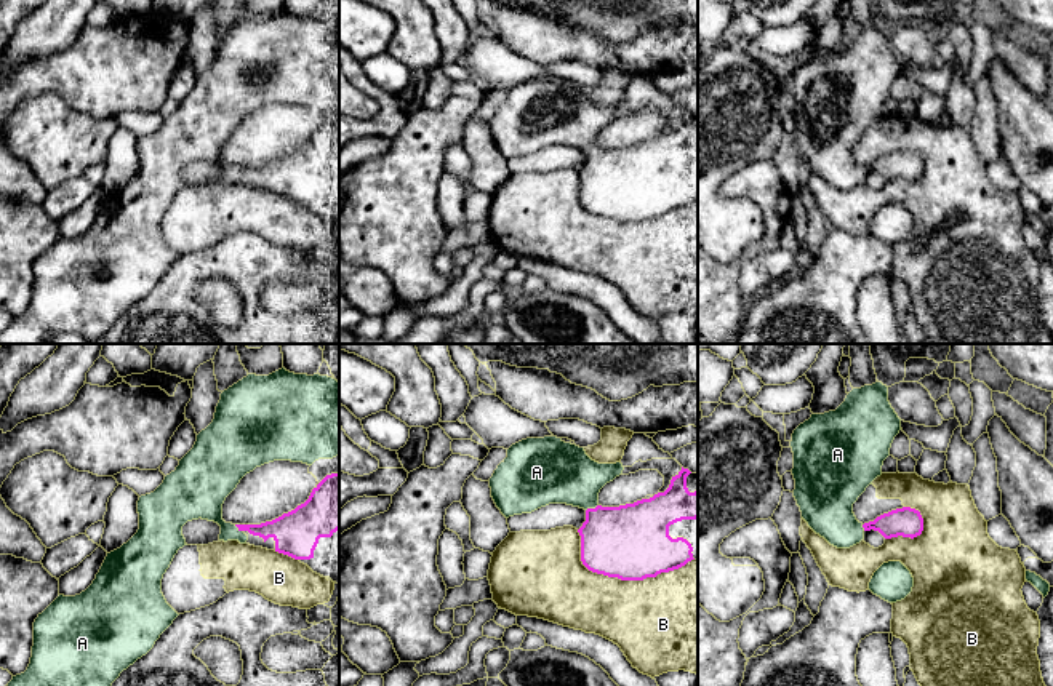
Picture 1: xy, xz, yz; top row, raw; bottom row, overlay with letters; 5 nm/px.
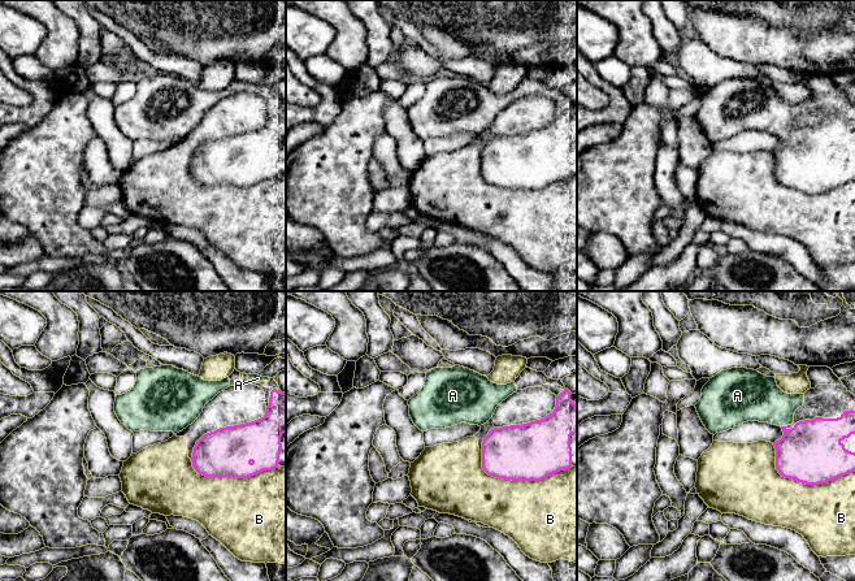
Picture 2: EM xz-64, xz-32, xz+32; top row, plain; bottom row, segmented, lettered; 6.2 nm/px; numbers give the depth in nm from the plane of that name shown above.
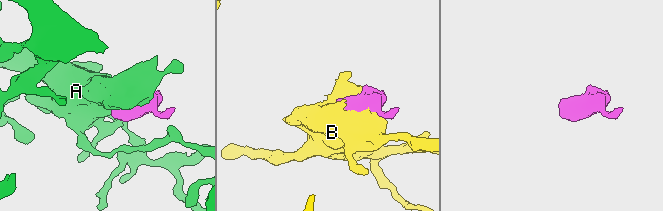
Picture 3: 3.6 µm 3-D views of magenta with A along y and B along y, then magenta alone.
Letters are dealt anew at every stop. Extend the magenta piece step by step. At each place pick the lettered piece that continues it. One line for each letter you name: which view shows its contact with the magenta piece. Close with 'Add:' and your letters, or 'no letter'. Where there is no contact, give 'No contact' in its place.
A: Touches magenta in xz
Add: A

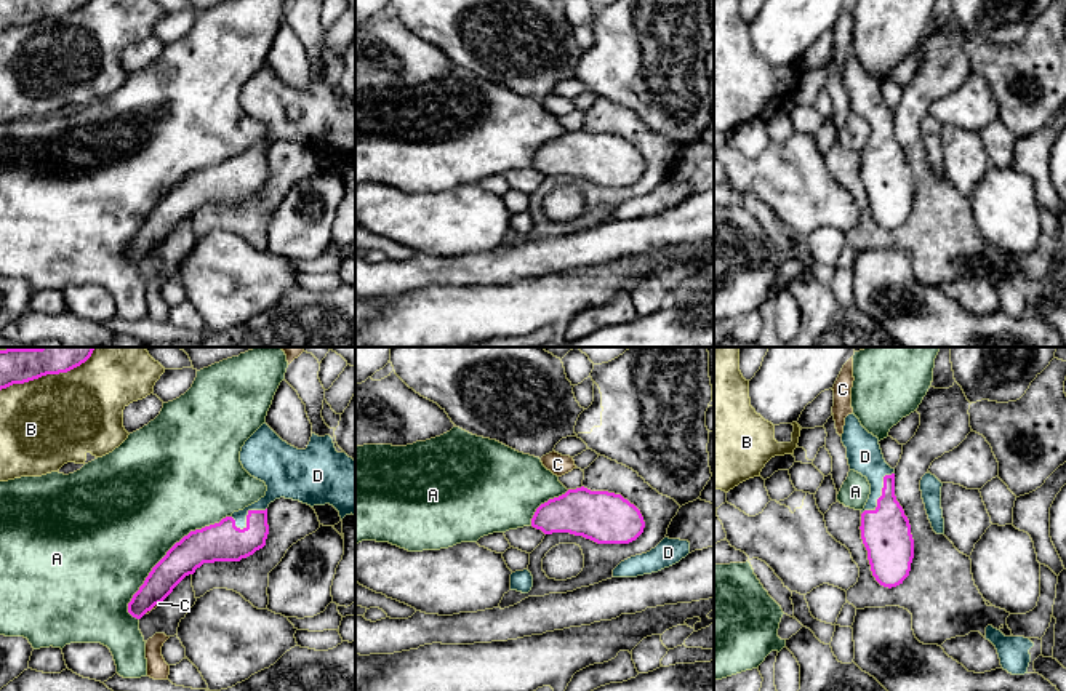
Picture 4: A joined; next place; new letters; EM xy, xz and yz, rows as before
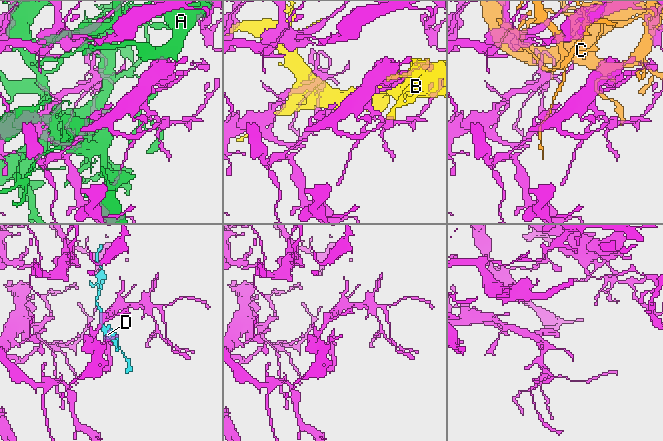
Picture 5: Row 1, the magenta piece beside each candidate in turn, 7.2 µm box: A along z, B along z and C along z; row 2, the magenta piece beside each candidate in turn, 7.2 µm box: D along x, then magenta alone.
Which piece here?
D: Touches magenta in yz
Add: D

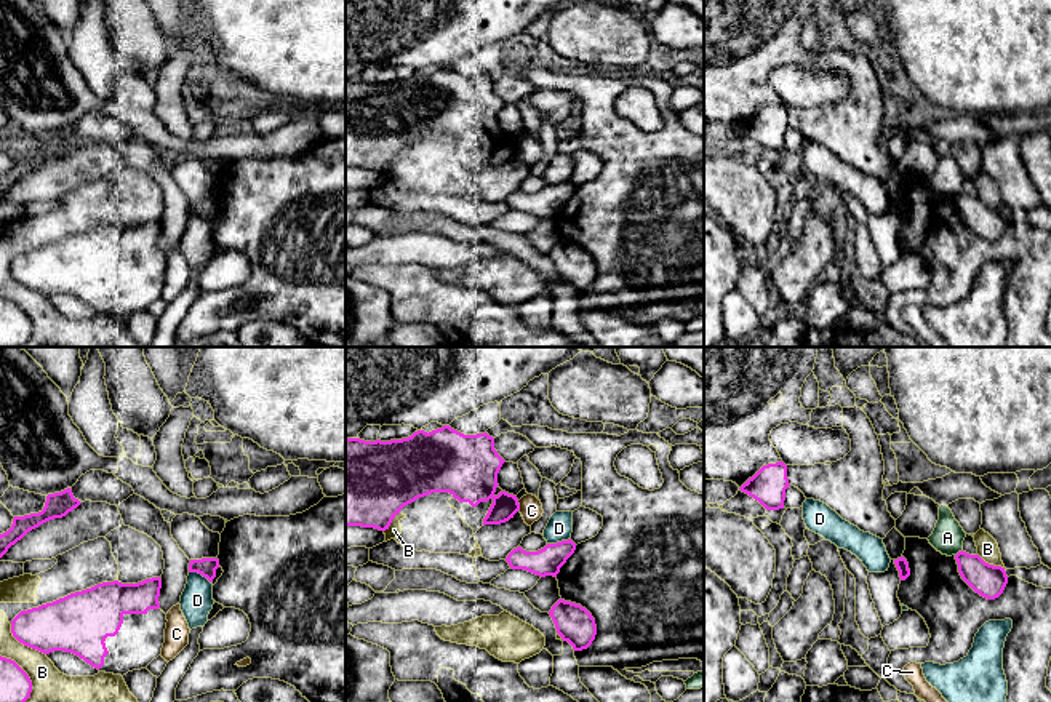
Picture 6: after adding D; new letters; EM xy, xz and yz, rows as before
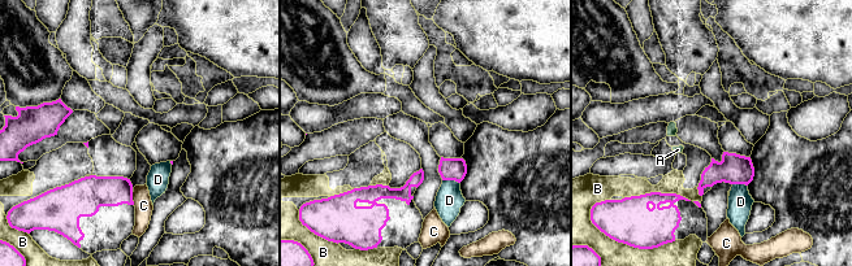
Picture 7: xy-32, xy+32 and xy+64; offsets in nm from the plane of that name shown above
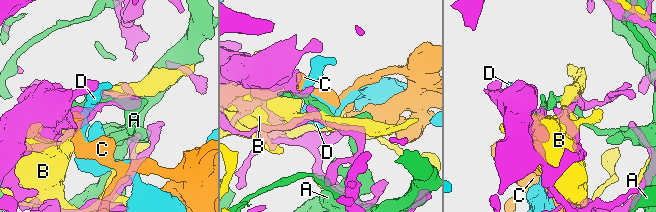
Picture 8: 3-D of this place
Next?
Add: no letter

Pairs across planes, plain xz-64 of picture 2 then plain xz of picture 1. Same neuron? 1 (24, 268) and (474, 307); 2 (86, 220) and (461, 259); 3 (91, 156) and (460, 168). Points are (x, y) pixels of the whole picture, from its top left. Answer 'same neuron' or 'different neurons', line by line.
1: different neurons
2: different neurons
3: same neuron

